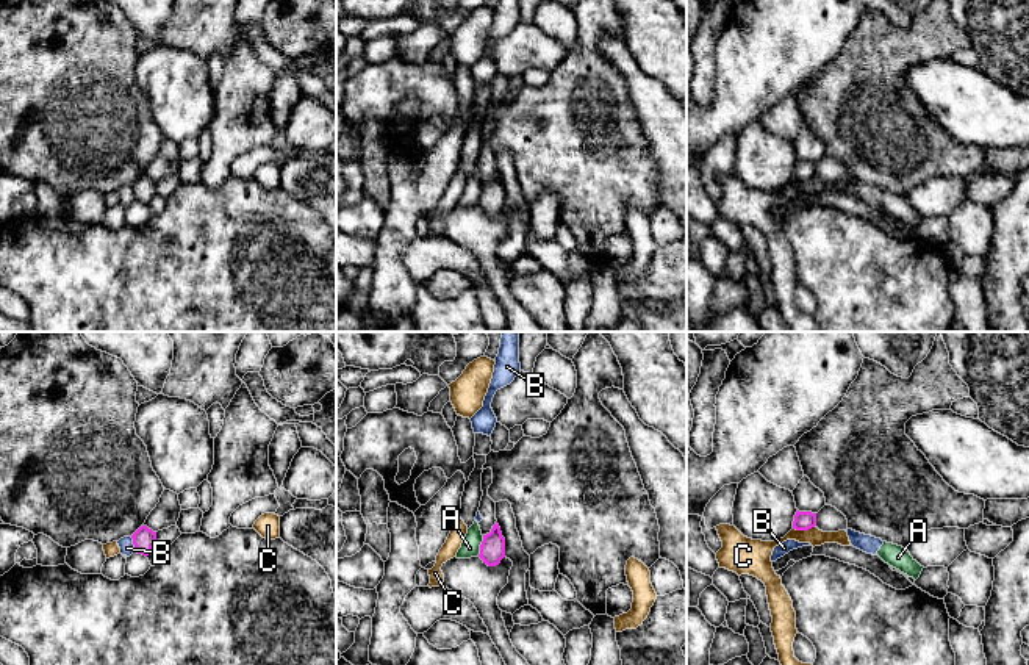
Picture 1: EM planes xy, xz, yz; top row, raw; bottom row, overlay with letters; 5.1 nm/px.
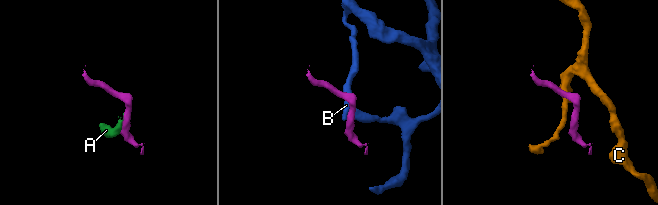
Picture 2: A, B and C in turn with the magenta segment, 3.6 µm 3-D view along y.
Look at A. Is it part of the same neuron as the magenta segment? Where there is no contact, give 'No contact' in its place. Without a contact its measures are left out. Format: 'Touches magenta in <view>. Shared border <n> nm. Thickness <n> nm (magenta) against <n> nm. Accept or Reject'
Touches magenta in xz. Shared border 110 nm. Thickness 130 nm (magenta) against 100 nm. Reject

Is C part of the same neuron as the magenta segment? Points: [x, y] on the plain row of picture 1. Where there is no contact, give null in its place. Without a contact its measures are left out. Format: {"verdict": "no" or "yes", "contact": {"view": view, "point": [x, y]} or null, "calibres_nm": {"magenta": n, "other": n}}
{"verdict": "no", "contact": {"view": "yz", "point": [804, 179]}, "calibres_nm": {"magenta": 100, "other": 110}}

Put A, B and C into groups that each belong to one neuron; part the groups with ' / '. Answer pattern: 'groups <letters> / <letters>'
groups A B / C

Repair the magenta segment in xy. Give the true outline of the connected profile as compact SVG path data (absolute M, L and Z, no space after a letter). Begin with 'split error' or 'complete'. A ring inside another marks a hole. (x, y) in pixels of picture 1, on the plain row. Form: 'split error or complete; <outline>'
complete; M141 175L133 185L133 194L138 203L149 205L152 197L156 194L156 182L147 175Z

